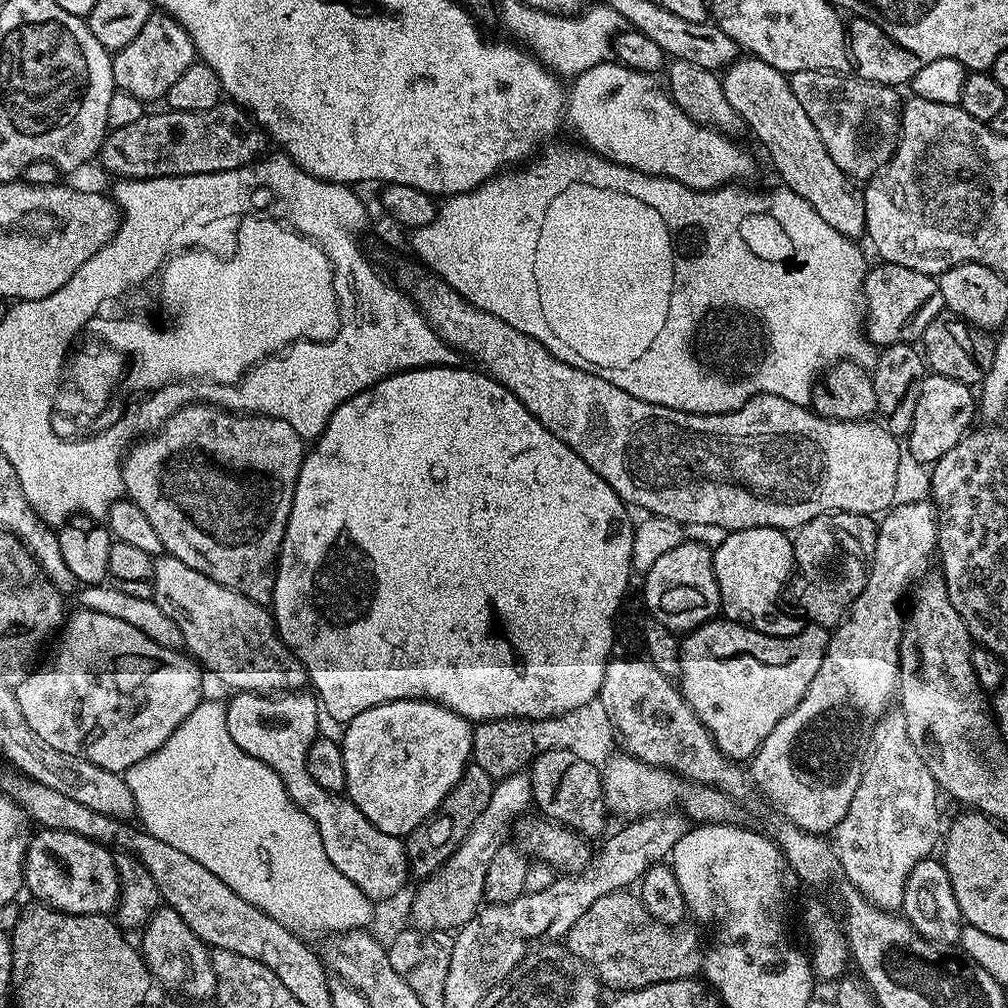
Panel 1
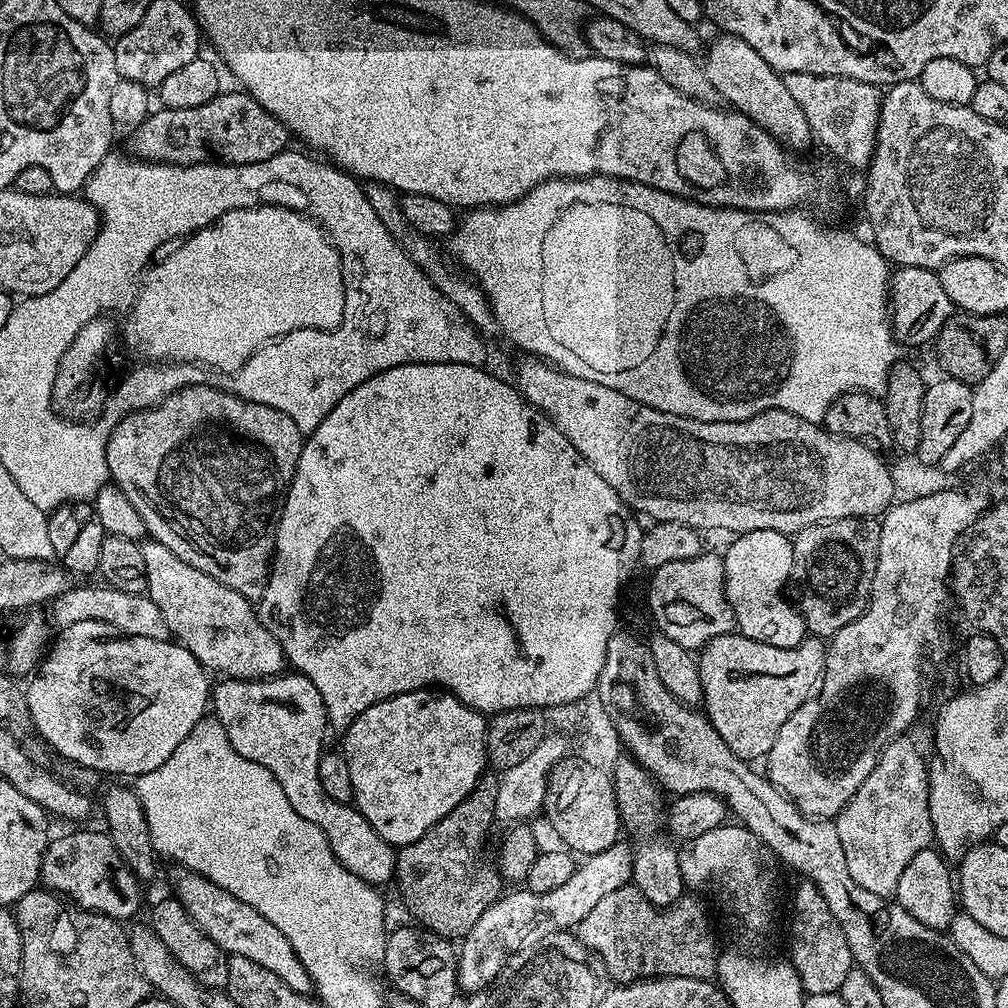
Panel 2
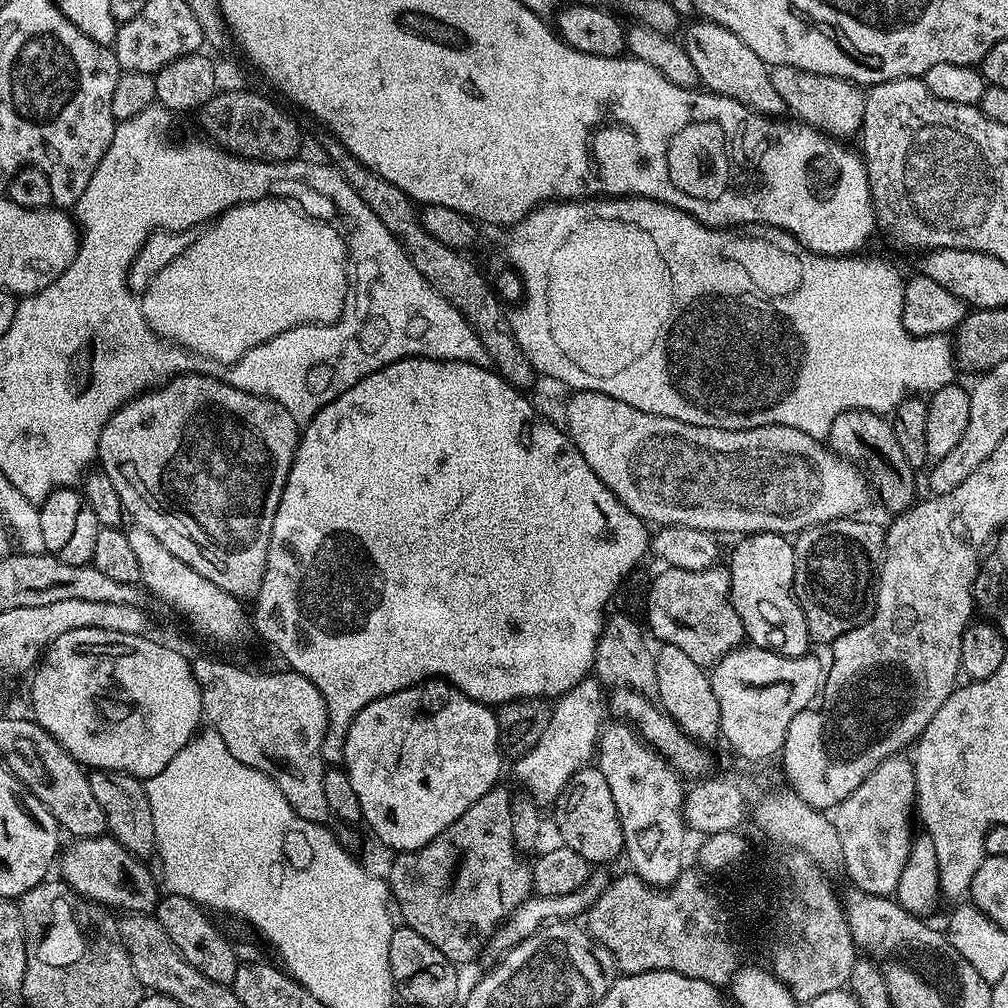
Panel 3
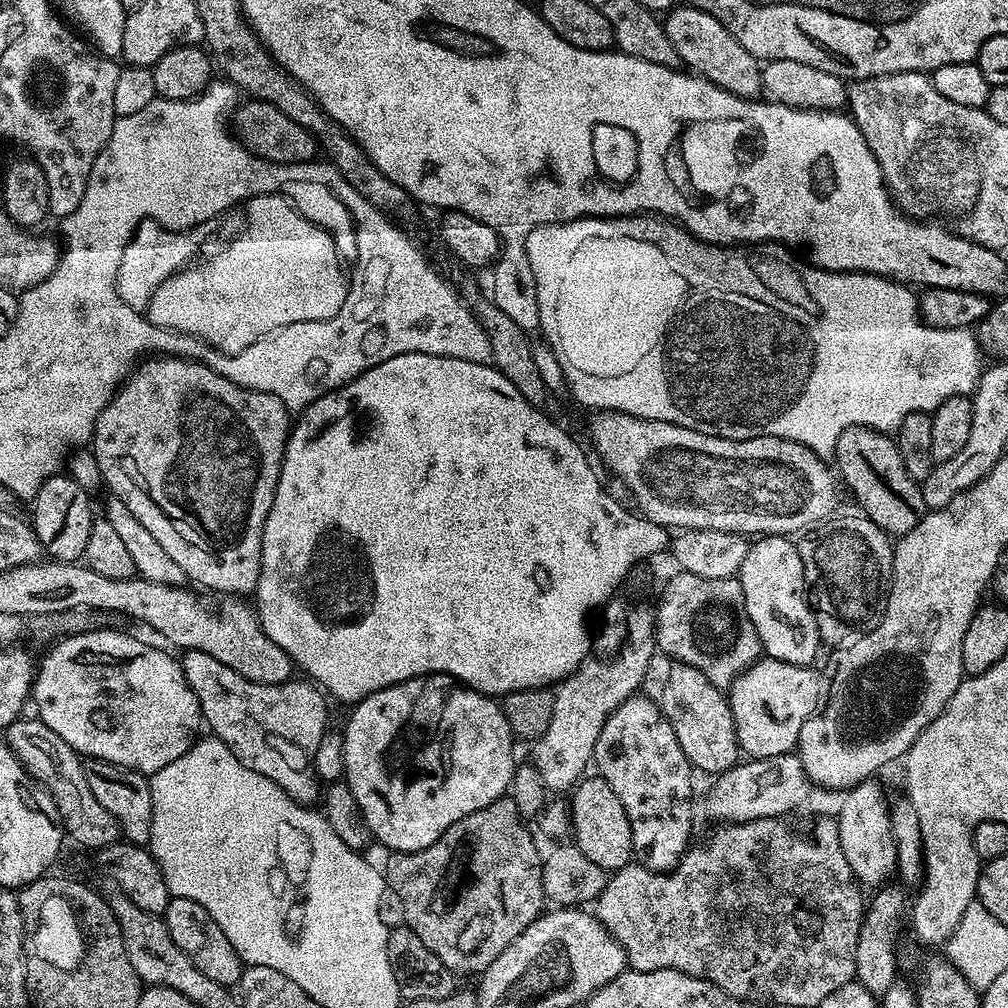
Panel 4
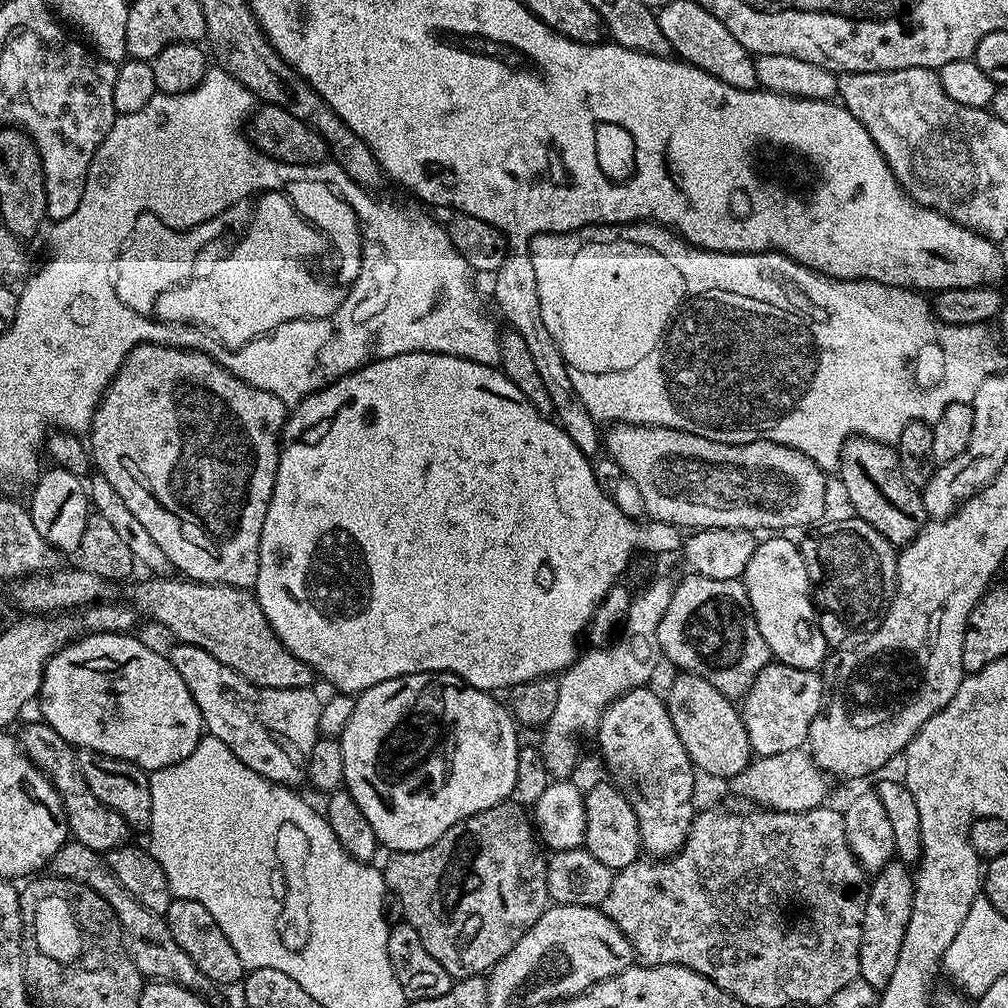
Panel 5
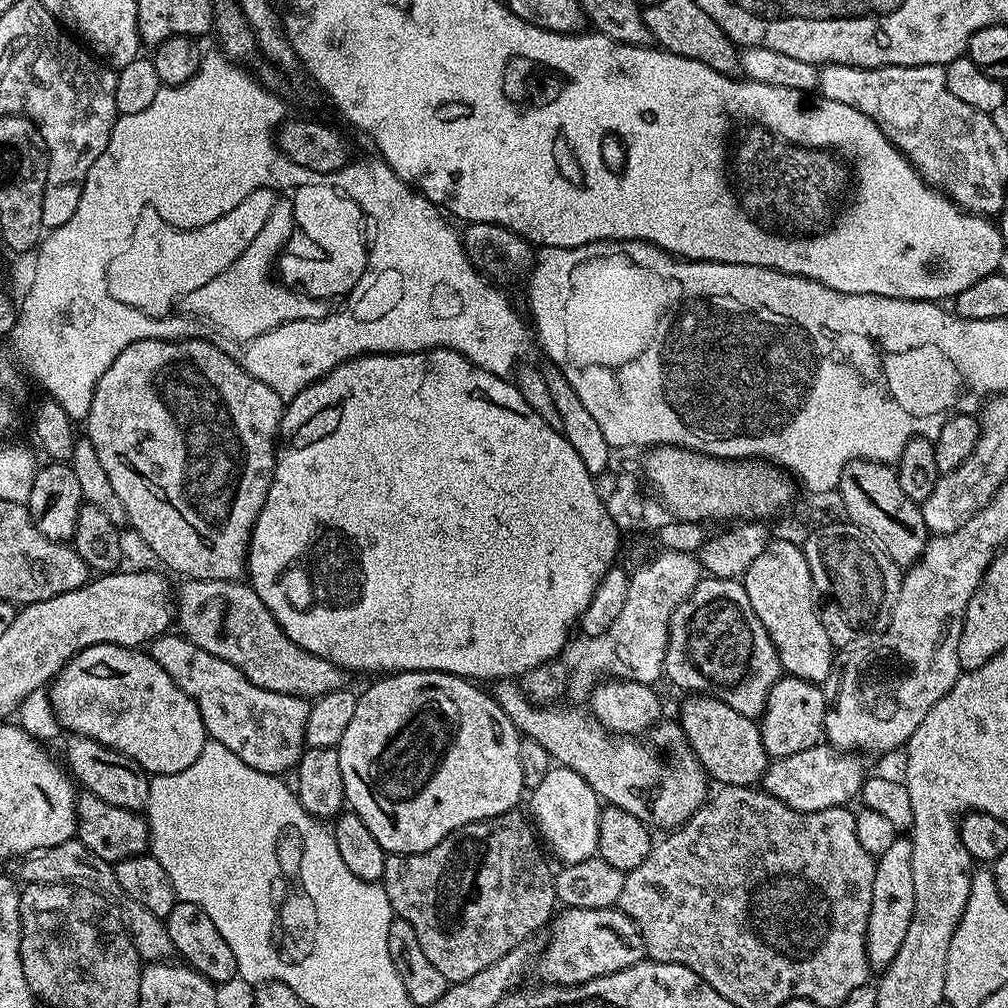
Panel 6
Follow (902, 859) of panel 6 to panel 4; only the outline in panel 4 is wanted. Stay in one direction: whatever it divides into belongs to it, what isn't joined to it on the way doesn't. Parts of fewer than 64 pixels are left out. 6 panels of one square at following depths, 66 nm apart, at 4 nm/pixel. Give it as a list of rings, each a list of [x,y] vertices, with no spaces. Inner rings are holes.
[[[880,886],[875,889],[876,892],[867,901],[864,910],[864,920],[860,923],[860,933],[858,934],[858,950],[854,950],[854,966],[856,967],[856,979],[862,987],[870,992],[875,998],[882,998],[892,989],[894,981],[897,979],[896,968],[898,972],[898,956],[896,960],[896,927],[900,924],[900,915],[905,915],[906,904],[904,908],[905,889],[900,886],[888,888],[889,886]]]

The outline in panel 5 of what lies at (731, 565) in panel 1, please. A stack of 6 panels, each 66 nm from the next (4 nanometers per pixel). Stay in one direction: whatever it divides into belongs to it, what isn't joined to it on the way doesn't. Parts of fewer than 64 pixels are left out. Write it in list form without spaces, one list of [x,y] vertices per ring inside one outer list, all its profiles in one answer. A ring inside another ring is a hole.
[[[772,534],[769,540],[761,539],[757,543],[754,554],[750,554],[750,562],[746,566],[742,583],[746,594],[750,598],[750,606],[754,618],[758,622],[758,630],[762,638],[766,638],[766,646],[769,653],[779,663],[795,668],[819,669],[824,655],[830,649],[830,642],[822,634],[820,623],[816,620],[816,606],[812,598],[812,583],[808,581],[806,574],[806,562],[800,553],[800,545],[794,539],[787,540],[787,535]]]

